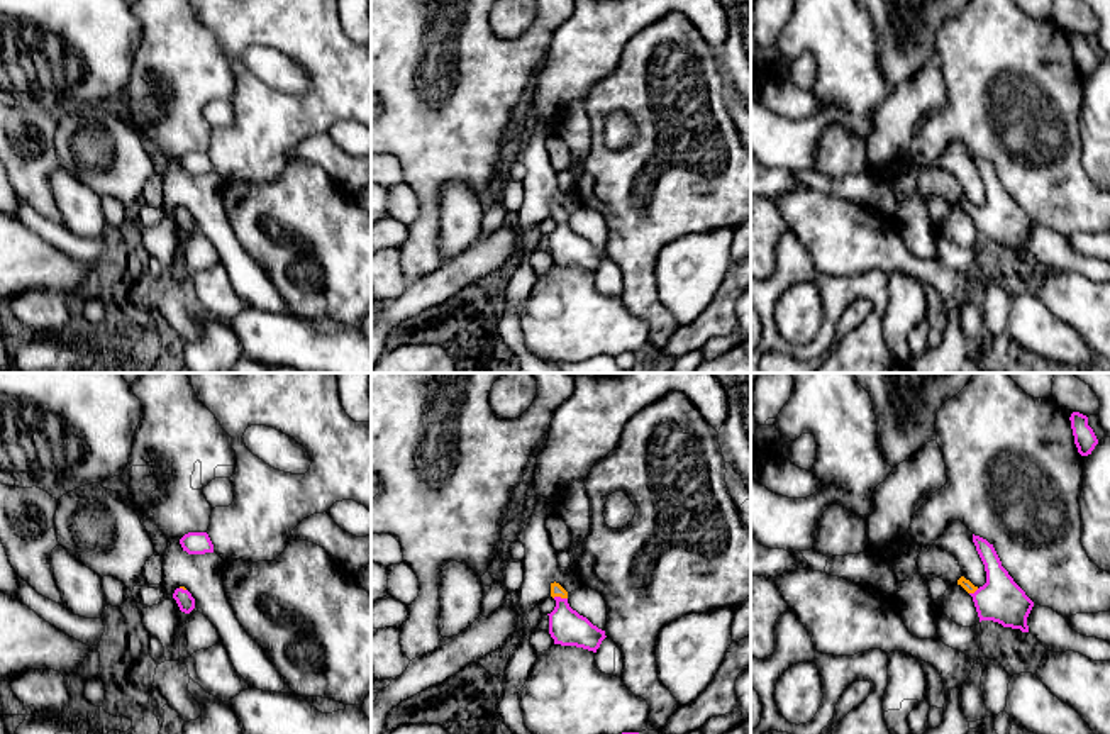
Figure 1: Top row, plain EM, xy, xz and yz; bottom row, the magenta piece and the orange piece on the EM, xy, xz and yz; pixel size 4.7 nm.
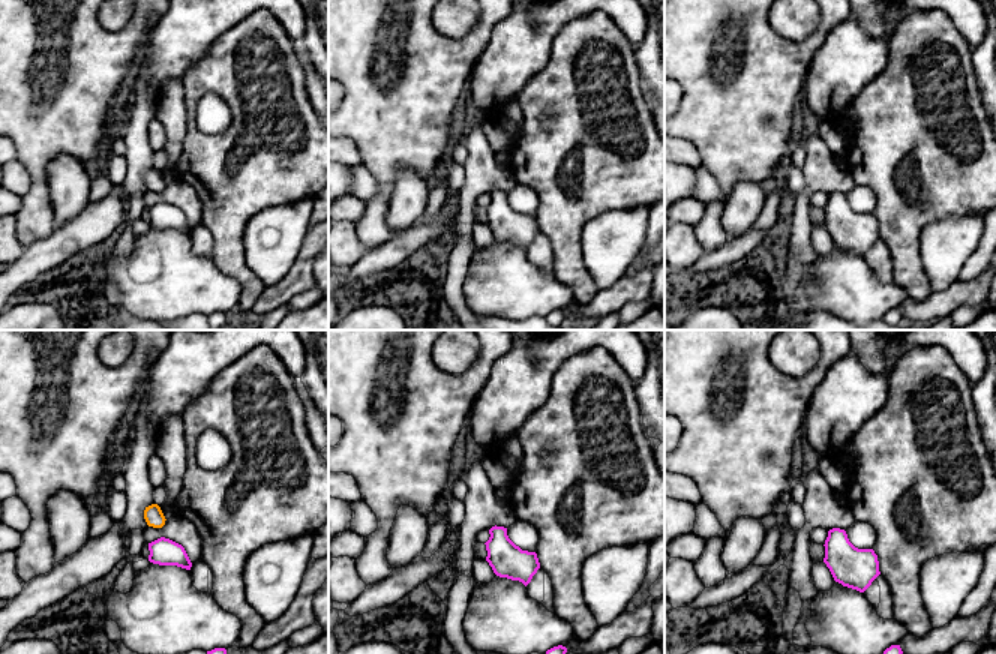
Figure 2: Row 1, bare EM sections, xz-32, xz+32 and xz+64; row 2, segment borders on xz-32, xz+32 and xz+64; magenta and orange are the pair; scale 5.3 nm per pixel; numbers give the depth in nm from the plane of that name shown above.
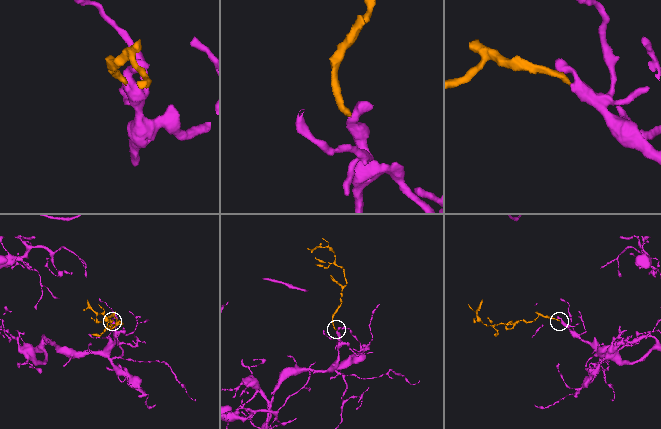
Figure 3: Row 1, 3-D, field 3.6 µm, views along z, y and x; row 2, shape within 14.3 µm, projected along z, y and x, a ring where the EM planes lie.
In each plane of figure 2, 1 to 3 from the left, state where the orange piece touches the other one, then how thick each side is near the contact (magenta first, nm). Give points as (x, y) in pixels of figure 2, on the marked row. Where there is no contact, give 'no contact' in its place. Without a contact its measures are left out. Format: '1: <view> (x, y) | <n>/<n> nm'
1: no contact
2: no contact
3: no contact

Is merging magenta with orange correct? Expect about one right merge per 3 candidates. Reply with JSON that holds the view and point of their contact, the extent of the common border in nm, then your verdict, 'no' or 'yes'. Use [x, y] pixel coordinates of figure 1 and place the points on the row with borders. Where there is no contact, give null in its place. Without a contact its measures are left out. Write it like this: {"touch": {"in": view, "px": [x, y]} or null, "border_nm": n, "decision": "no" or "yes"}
{"touch": {"in": "xz", "px": [560, 597]}, "border_nm": 70, "decision": "yes"}

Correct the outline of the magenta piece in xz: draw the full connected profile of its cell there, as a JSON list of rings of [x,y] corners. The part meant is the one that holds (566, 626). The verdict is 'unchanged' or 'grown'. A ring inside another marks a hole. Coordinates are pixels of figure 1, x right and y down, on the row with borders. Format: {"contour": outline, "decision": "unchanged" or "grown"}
{"contour": [[[551,583],[551,597],[556,607],[549,615],[549,634],[554,644],[576,646],[597,653],[605,631],[593,626],[586,617],[580,615],[568,603],[568,592],[559,583]]], "decision": "grown"}

